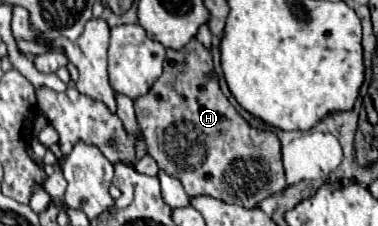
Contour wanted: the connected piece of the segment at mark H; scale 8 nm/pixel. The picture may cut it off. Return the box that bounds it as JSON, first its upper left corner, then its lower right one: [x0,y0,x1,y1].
[134,38,286,208]

